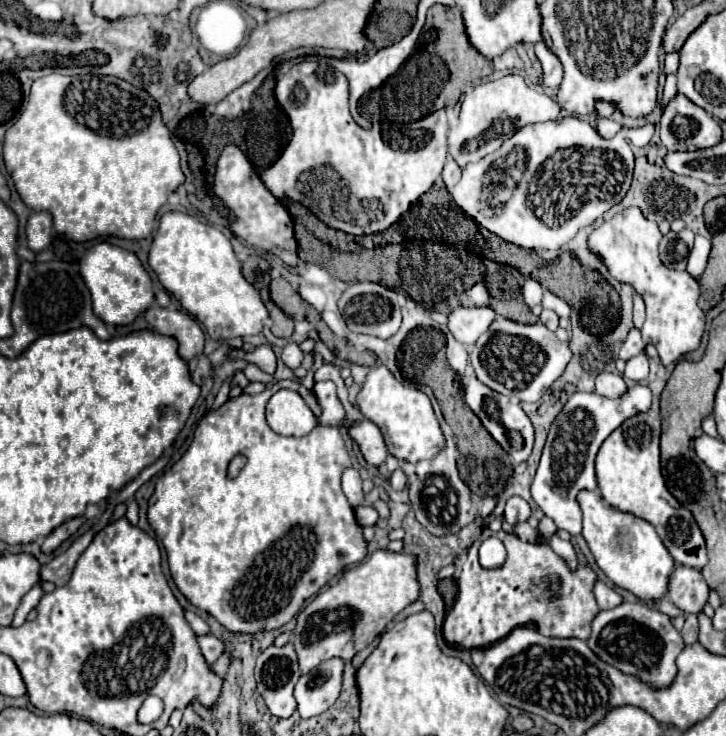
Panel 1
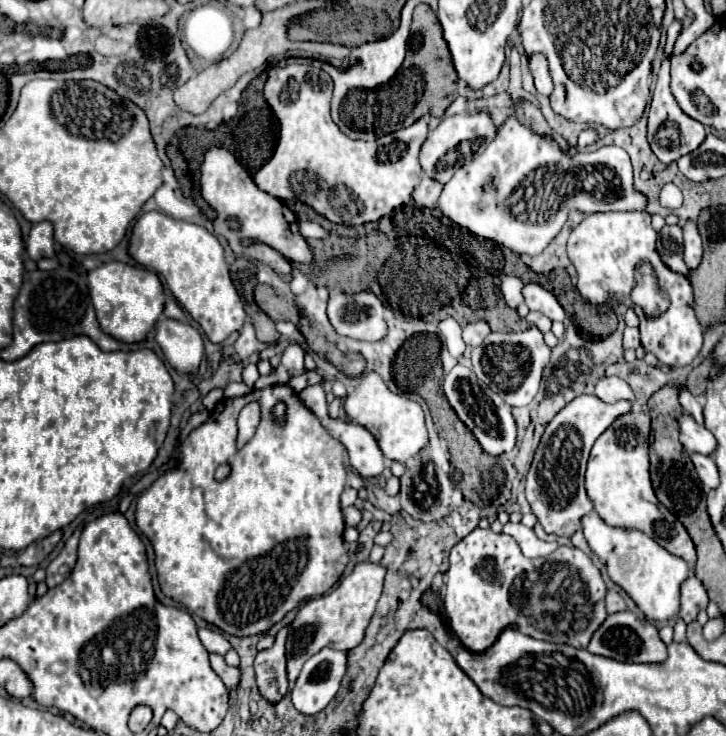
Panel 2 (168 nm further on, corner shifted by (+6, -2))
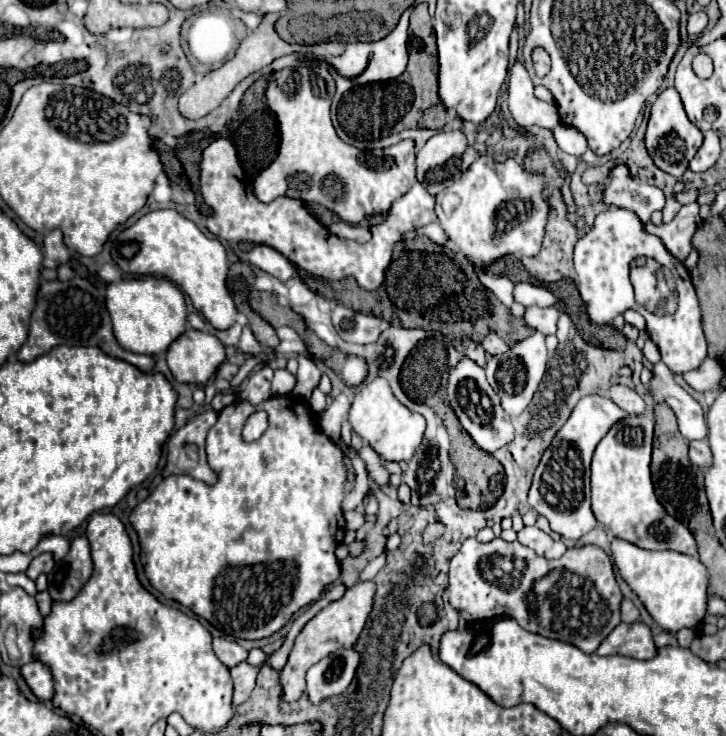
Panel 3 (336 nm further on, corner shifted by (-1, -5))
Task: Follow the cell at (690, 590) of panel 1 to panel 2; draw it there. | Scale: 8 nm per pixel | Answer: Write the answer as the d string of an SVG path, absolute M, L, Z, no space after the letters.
M689 577L681 587L679 617L685 623L691 623L701 609L707 609L707 605L709 605L709 597L705 593L705 587L701 585L701 581L697 581L697 577Z

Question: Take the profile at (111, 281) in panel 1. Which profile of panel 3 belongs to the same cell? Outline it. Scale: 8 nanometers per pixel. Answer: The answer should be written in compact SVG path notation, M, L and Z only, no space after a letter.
M140 276L112 282L106 288L106 308L114 326L114 336L124 350L138 354L162 354L172 340L186 330L186 304L182 292L166 278Z

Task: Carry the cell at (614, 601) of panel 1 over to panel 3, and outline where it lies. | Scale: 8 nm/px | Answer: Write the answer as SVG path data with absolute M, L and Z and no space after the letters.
M622 598L622 606L620 606L620 612L622 612L622 622L636 622L638 620L638 608L628 600L628 598Z

